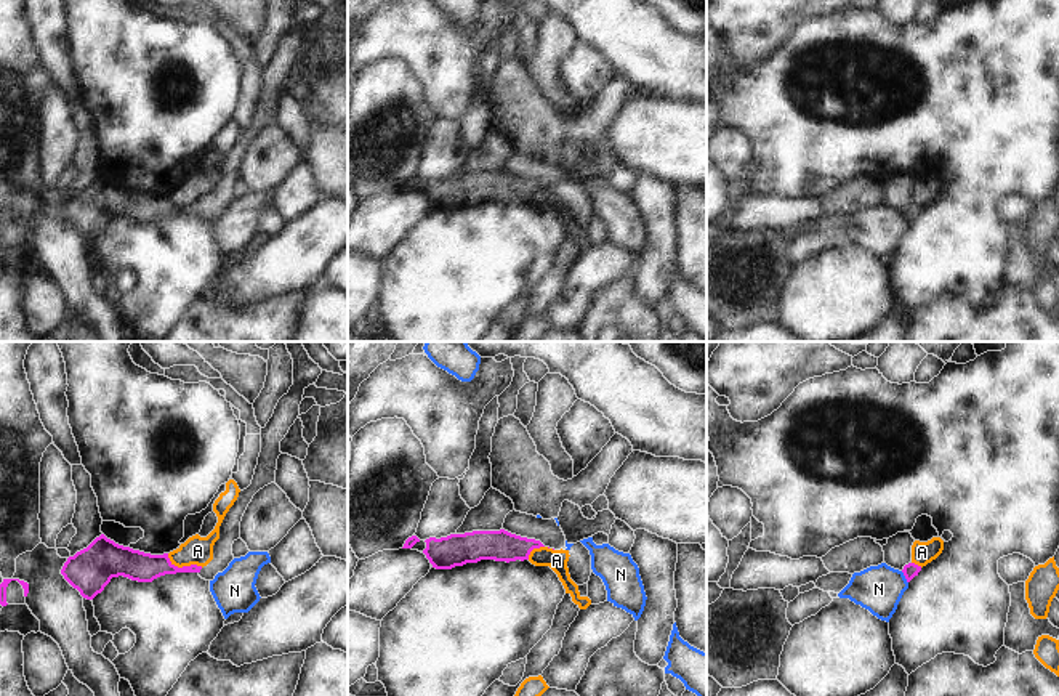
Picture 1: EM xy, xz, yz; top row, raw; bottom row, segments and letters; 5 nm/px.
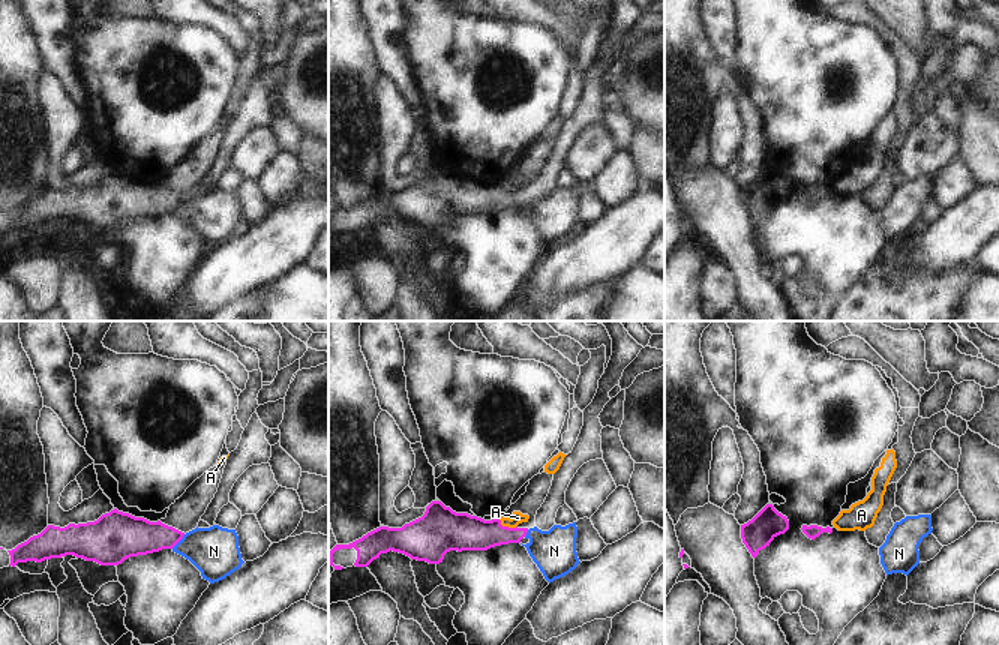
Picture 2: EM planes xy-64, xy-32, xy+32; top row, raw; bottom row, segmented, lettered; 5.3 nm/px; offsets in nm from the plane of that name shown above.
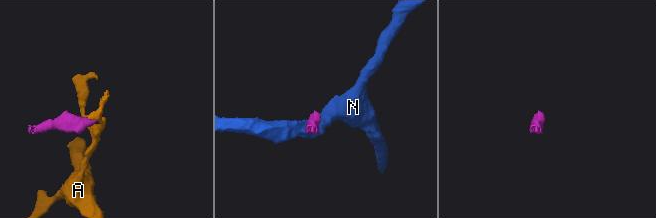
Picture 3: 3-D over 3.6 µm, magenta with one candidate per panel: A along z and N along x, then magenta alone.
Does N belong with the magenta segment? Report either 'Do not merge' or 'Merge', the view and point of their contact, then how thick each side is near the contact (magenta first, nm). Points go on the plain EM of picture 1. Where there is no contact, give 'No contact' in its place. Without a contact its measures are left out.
Do not merge. Touches magenta at yz (905, 218). Thickness 70 nm (magenta) against 240 nm.

